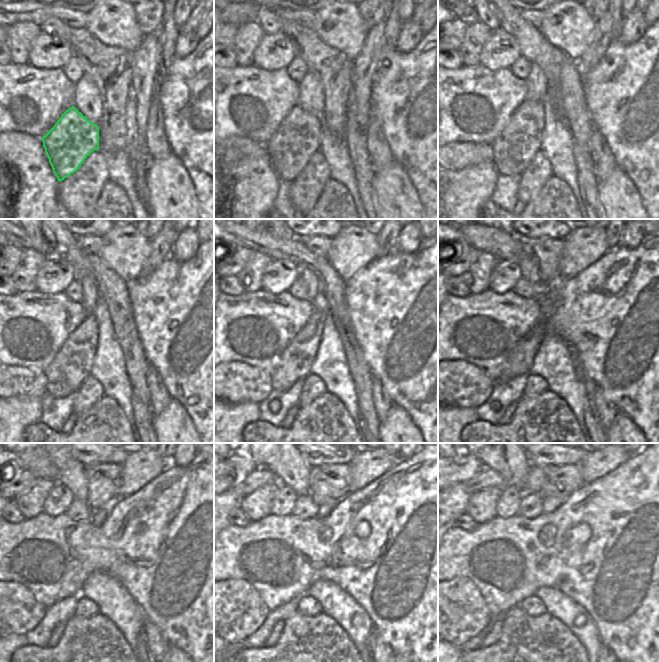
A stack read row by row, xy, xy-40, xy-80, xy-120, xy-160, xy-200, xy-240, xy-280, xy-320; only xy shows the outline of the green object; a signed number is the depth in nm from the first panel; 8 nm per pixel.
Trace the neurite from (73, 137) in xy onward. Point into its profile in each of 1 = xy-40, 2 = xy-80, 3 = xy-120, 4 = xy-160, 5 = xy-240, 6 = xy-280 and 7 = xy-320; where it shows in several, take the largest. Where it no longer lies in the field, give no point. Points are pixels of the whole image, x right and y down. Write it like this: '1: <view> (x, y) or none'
1: xy-40 (298, 137)
2: xy-80 (513, 150)
3: xy-120 (72, 364)
4: xy-160 (295, 362)
5: xy-240 (98, 516)
6: xy-280 (325, 509)
7: xy-320 (550, 504)

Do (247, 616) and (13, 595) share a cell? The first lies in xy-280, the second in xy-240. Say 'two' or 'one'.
one

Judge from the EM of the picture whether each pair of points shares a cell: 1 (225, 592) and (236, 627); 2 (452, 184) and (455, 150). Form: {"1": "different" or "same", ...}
{"1": "same", "2": "different"}

